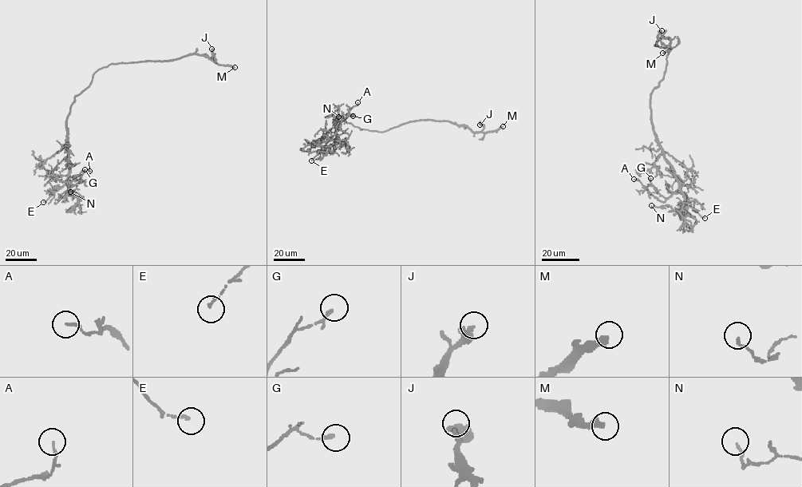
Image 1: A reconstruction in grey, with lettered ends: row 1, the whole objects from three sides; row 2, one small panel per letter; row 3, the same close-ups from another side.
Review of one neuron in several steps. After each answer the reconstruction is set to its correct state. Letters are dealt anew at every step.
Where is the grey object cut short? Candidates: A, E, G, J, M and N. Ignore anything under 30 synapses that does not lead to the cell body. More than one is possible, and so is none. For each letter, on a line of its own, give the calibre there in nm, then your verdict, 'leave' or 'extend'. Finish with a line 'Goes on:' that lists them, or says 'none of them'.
A: 130 nm thick; leave
E: 130 nm thick; leave
G: 120 nm thick; leave
J: 500 nm thick; leave
M: 300 nm thick; extend
N: 110 nm thick; leave
Goes on: M

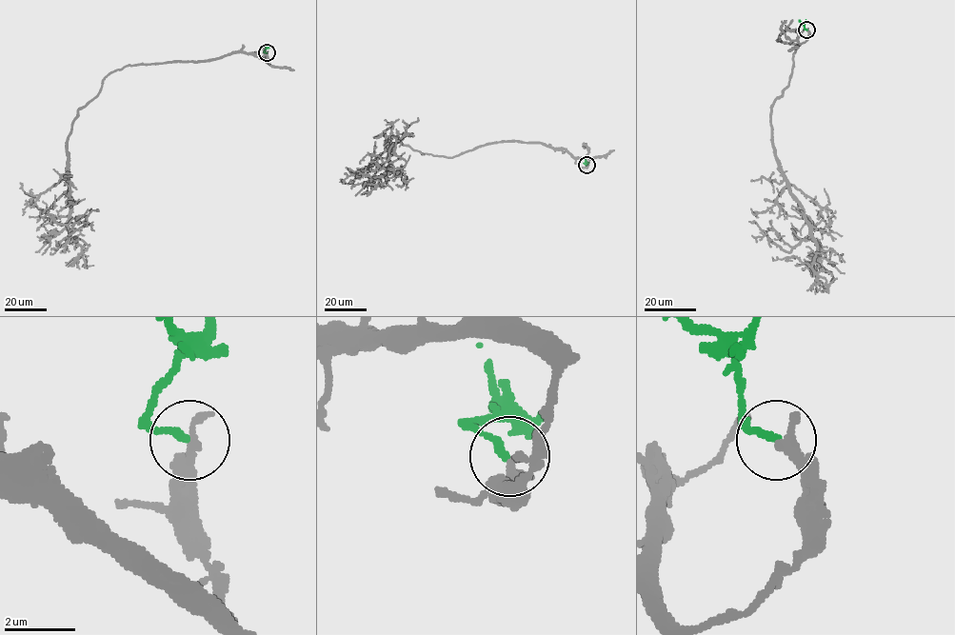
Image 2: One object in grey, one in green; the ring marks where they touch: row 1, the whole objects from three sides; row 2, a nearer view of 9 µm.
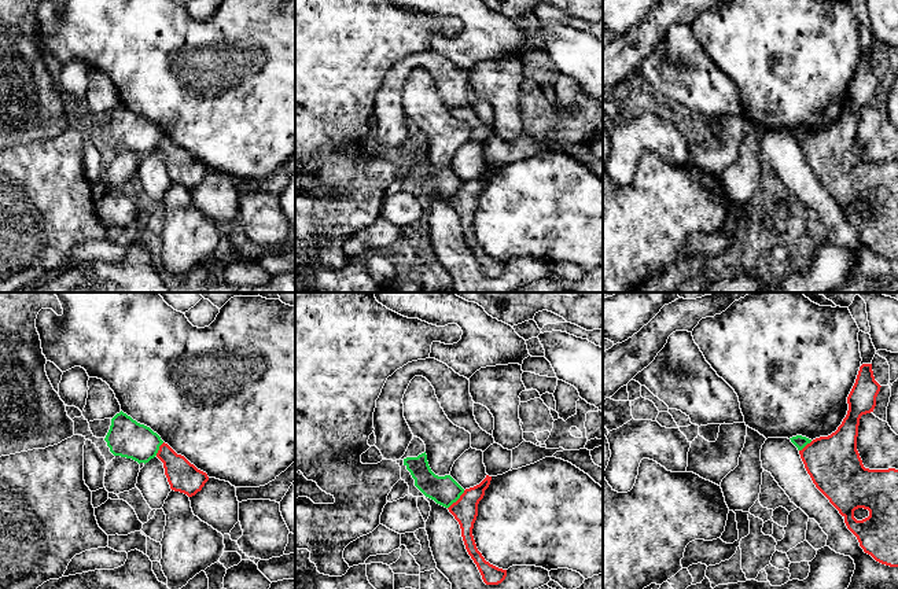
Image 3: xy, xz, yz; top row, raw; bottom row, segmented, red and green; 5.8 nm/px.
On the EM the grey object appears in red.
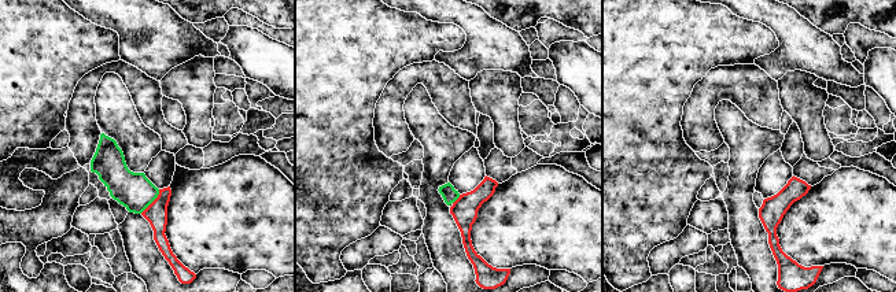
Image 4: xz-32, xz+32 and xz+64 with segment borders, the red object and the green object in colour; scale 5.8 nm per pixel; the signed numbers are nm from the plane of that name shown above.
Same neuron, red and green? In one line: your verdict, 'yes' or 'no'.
no

